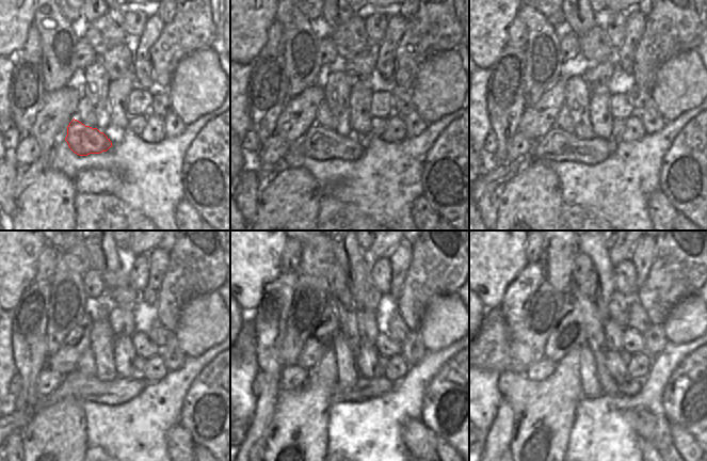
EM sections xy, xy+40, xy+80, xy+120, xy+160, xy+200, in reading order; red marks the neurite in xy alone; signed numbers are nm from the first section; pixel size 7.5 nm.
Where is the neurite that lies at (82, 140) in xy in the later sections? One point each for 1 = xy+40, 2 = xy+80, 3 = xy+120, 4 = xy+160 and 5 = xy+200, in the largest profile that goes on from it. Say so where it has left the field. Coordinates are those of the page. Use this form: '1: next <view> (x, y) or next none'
1: next xy+40 (319, 143)
2: next xy+80 (559, 146)
3: next xy+120 (83, 387)
4: next xy+160 (366, 387)
5: next xy+200 (628, 386)

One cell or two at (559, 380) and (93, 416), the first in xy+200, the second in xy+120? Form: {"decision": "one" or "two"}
{"decision": "two"}

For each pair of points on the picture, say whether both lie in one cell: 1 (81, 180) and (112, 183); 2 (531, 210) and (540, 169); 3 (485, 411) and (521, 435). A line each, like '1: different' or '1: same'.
1: same
2: same
3: different

